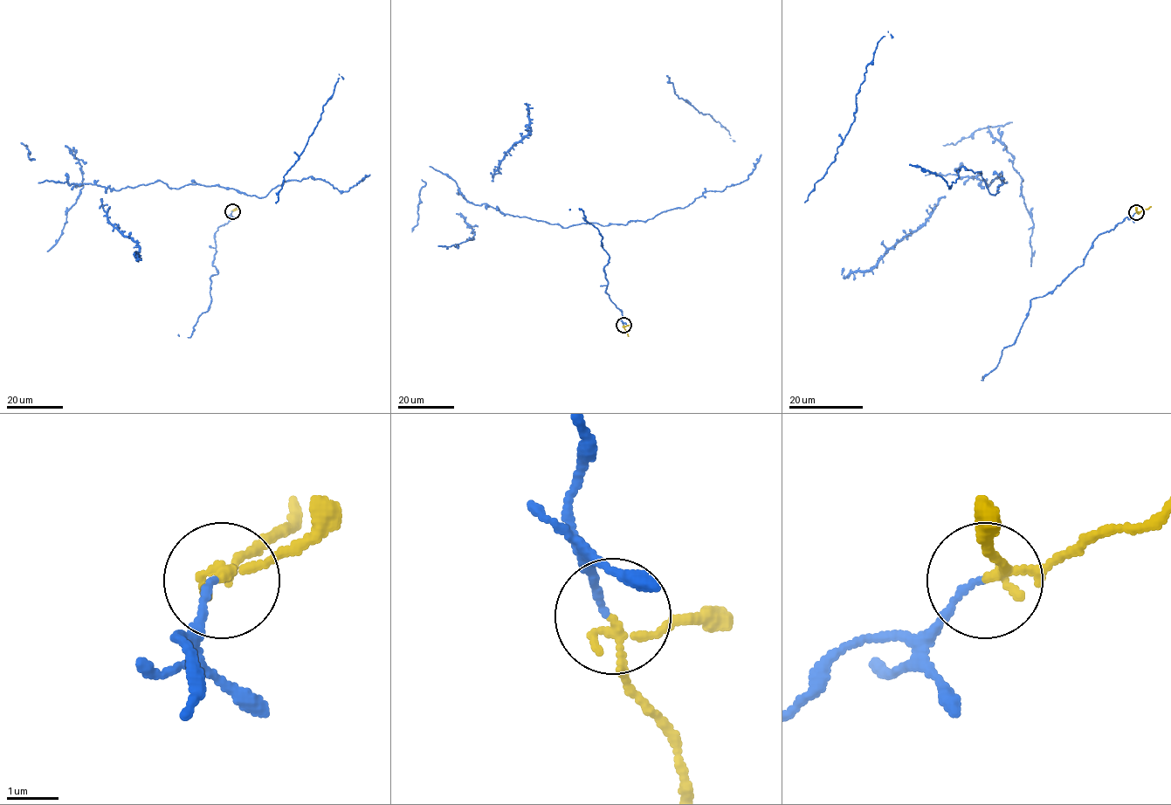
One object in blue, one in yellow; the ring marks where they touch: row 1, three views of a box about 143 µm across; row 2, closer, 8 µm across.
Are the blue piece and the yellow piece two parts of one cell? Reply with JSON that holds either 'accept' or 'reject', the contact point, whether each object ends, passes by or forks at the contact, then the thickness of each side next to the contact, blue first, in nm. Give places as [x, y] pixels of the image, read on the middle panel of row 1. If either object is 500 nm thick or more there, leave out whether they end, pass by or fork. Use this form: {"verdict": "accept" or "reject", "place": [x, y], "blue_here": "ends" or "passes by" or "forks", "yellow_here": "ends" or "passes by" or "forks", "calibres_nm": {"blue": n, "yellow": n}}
{"verdict": "accept", "place": [623, 325], "blue_here": "ends", "yellow_here": "passes by", "calibres_nm": {"blue": 110, "yellow": 150}}

